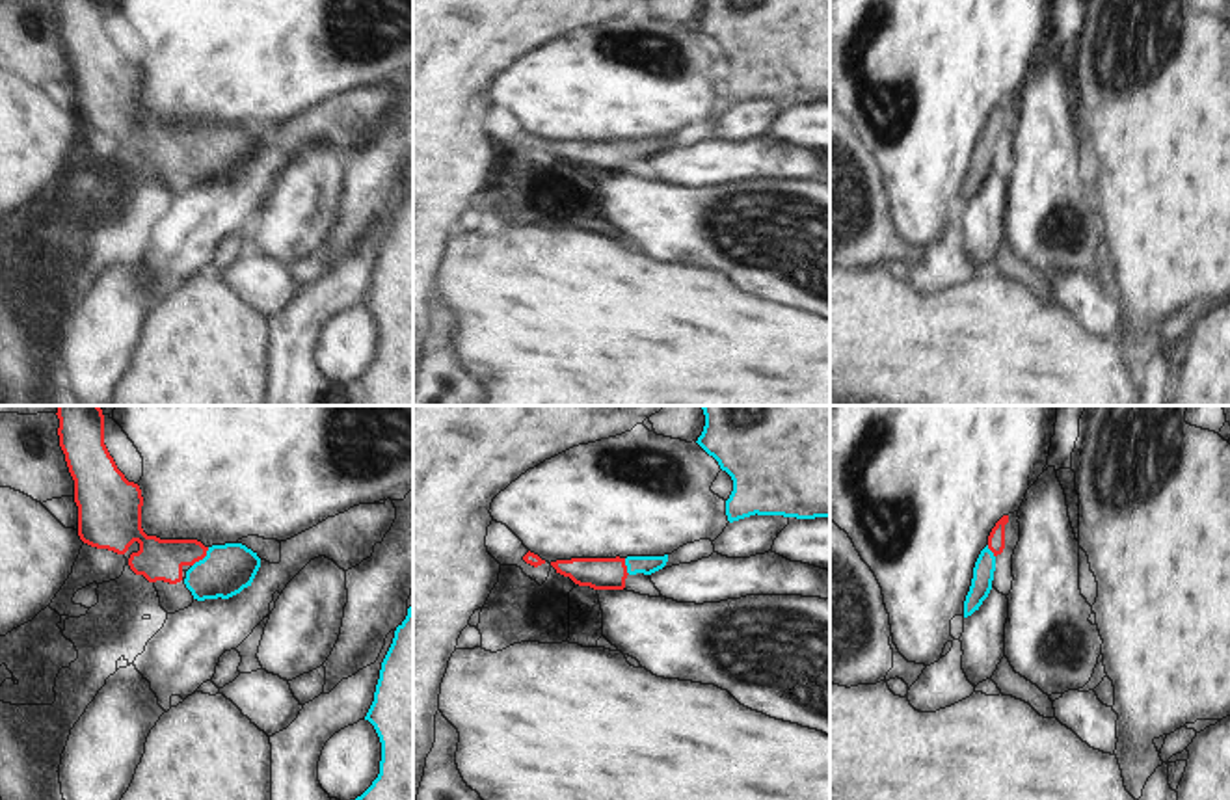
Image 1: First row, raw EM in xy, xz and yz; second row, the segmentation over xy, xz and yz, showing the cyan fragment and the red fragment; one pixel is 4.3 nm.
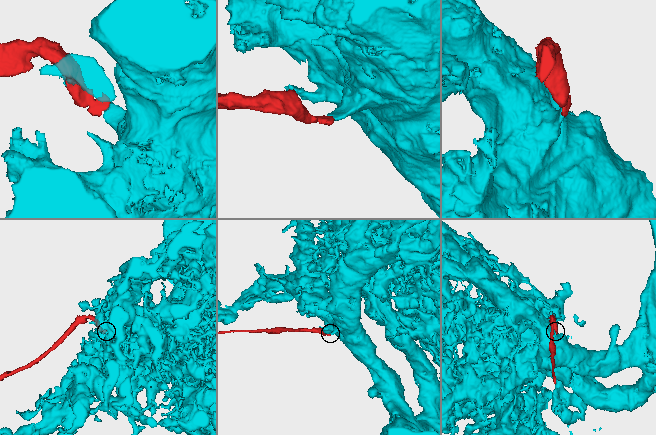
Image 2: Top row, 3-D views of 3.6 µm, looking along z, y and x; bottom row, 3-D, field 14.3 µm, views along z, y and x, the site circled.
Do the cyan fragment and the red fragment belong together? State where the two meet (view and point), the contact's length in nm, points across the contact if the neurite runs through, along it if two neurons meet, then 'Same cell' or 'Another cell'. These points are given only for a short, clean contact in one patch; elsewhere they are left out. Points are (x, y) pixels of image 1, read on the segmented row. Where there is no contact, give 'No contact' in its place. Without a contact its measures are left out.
Touches cyan at xy (203, 559). Shared border 120 nm. Path across: xy (226, 570), (214, 570), (203, 559), (157, 559). Same cell

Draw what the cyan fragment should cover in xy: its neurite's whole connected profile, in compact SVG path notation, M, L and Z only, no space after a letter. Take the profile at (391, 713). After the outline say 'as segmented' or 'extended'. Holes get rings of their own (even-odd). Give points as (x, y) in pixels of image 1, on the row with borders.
M413 605L396 627L365 716L381 742L380 774L355 800L413 800Z; as segmented

